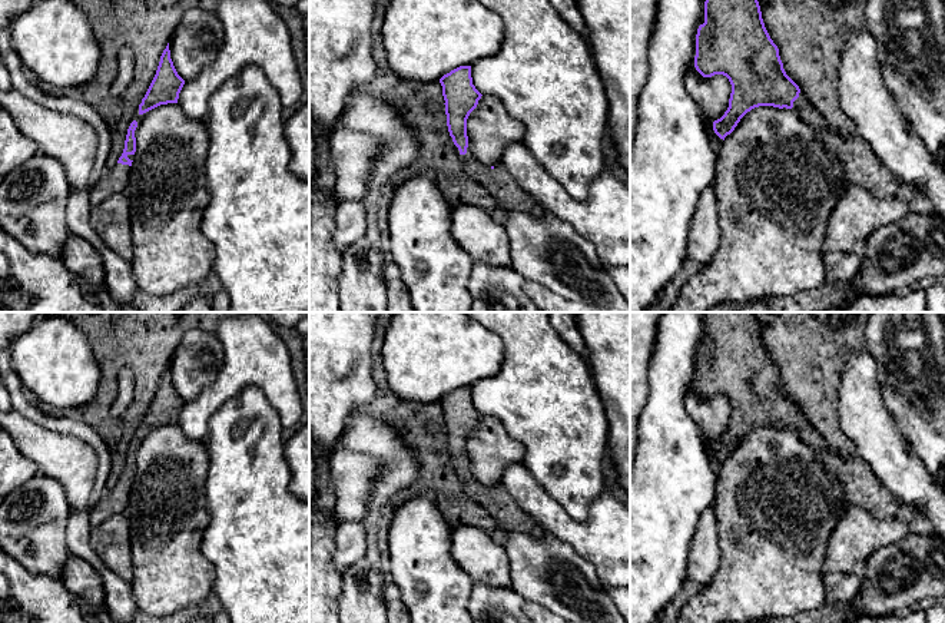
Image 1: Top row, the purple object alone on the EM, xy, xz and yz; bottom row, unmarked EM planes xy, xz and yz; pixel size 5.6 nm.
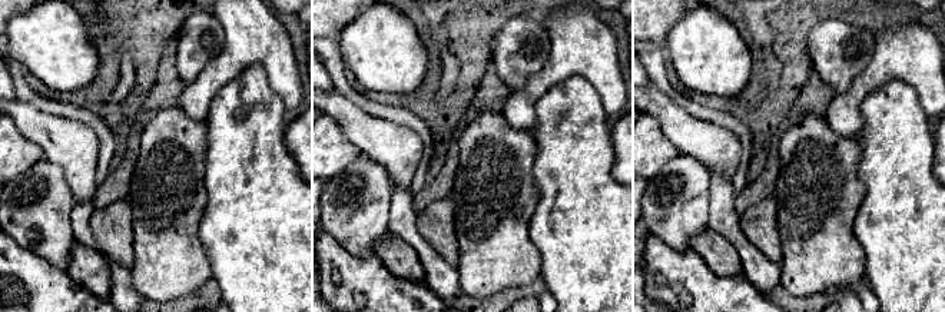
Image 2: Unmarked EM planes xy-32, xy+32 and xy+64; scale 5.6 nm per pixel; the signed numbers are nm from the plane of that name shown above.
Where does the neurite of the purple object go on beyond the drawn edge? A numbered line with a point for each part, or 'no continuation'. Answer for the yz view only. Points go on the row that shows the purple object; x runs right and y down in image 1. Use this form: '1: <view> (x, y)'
1: yz (861, 166)

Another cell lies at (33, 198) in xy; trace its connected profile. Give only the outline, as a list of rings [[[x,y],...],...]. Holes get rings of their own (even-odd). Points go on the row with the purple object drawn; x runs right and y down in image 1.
[[[39,150],[23,165],[0,180],[0,226],[27,249],[60,258],[62,246],[70,236],[66,222],[70,185],[63,166],[54,158]]]

